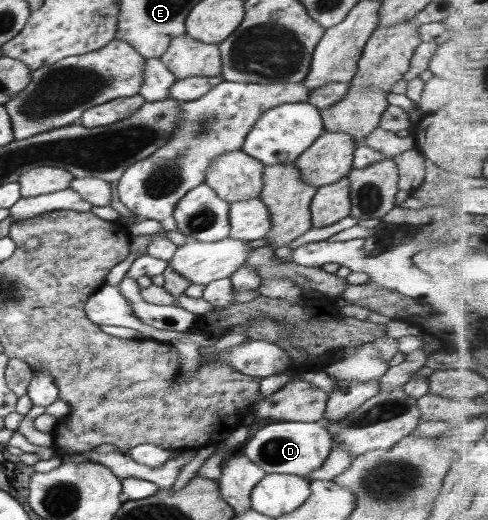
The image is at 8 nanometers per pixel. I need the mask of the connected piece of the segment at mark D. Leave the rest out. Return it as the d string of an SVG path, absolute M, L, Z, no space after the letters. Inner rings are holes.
M279 420L270 423L246 441L244 454L268 474L295 474L306 477L318 470L333 450L333 435L320 422L288 422Z

